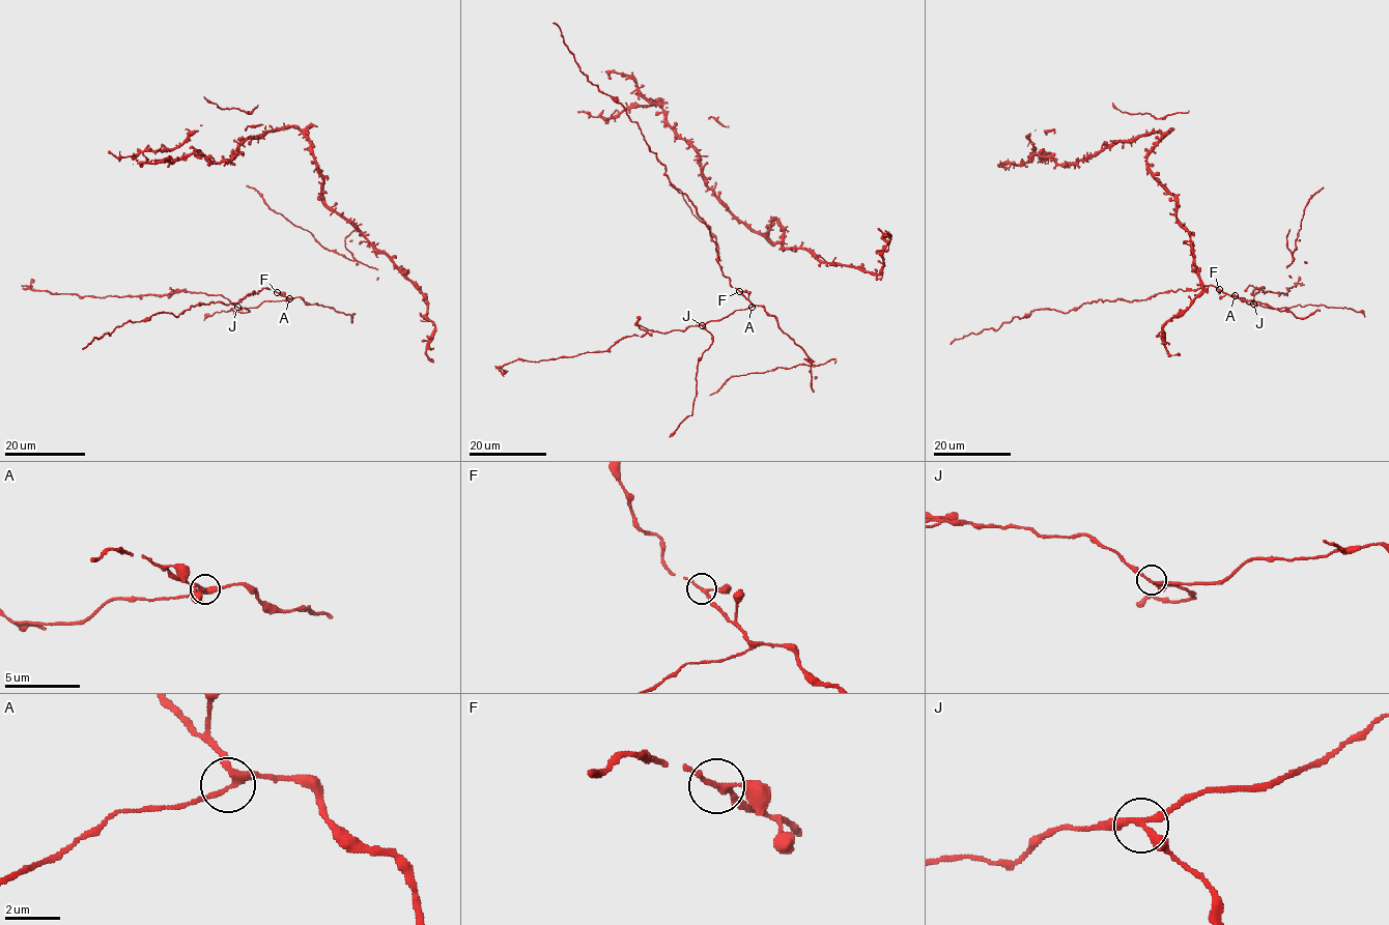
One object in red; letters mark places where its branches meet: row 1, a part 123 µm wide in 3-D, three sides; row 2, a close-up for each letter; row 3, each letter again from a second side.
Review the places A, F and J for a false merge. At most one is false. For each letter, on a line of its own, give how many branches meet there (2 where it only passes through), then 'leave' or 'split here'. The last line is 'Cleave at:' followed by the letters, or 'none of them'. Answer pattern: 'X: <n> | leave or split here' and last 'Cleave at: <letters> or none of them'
A: 3 | leave
F: 3 | leave
J: 3 | split here
Cleave at: J

